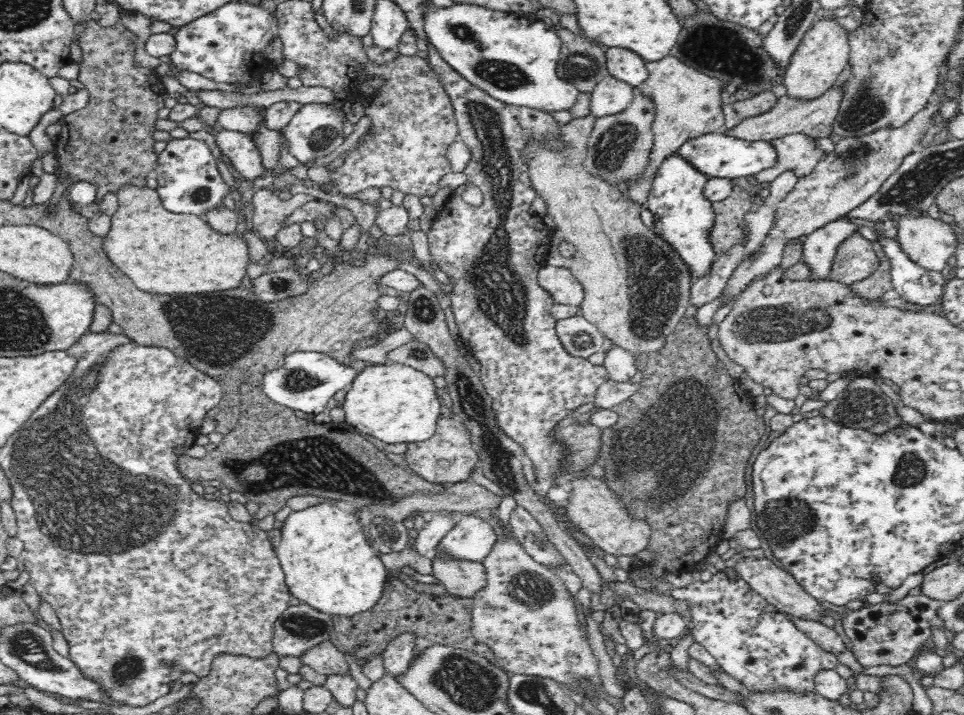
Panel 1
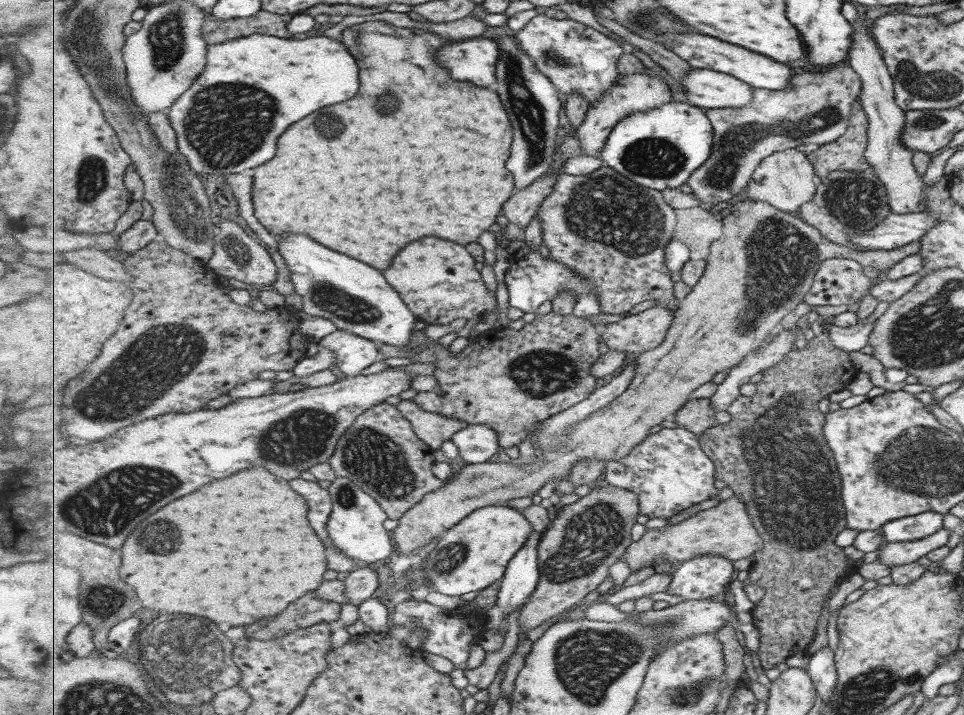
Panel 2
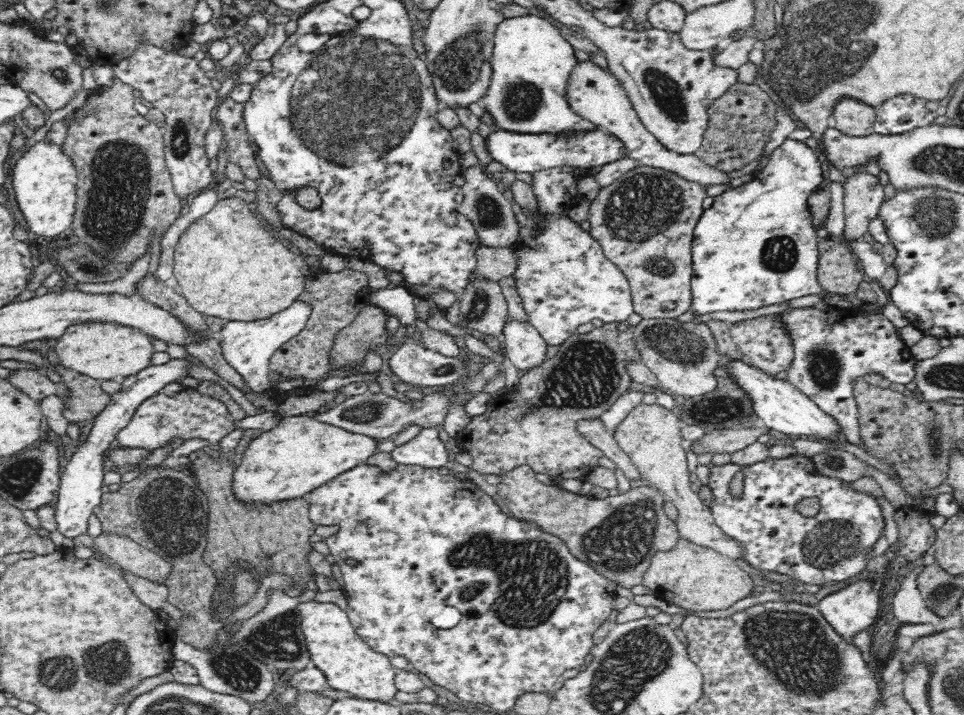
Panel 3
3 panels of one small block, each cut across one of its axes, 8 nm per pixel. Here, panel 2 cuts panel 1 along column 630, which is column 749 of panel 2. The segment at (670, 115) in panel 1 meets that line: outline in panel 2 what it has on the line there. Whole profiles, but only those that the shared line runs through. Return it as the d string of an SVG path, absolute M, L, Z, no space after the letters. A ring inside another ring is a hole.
M789 149L783 150L783 152L775 152L773 156L769 156L757 168L750 184L746 186L746 191L740 194L735 201L748 199L763 201L774 205L782 212L799 215L802 208L811 203L817 192L817 184L815 184L817 175L814 173L807 153L808 151L801 152L801 150Z

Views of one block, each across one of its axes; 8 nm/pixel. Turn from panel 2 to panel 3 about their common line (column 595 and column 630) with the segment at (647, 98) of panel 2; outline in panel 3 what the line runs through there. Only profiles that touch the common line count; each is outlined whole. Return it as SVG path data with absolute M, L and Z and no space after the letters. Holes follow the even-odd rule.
M592 60L579 61L575 71L571 74L567 96L569 96L567 101L571 104L574 112L586 120L591 120L600 129L611 132L616 139L624 144L627 157L635 159L643 166L662 168L685 180L706 187L730 184L726 173L719 172L716 168L705 164L695 154L680 155L664 148L661 142L641 123L630 99L626 96L626 91L608 68L603 69L594 64Z

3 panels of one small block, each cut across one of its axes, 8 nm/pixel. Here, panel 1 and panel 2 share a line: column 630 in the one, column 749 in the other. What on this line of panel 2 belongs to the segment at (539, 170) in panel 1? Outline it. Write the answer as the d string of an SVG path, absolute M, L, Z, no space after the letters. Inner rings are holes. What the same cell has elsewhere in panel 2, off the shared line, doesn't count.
M750 199L745 201L735 201L734 206L731 208L731 214L722 218L723 227L722 235L717 239L717 242L714 242L710 246L710 254L707 261L707 270L701 278L700 282L692 288L691 292L680 301L680 306L674 316L674 322L670 328L669 335L666 336L666 339L653 350L643 352L641 355L637 356L635 361L636 364L636 375L632 380L632 383L628 389L620 396L617 397L608 407L602 408L599 412L591 414L587 420L577 423L570 432L570 439L562 449L558 451L545 451L541 450L540 456L535 457L534 464L529 463L528 465L519 465L510 462L486 462L479 464L466 463L464 467L461 467L458 473L455 473L450 478L447 479L446 485L440 489L435 489L433 492L426 494L413 508L410 508L400 519L398 526L394 529L395 531L395 542L398 550L402 554L408 555L415 552L416 548L423 548L427 544L431 544L433 540L437 537L442 537L446 534L447 531L450 531L451 528L457 526L462 522L463 519L466 519L472 512L479 510L480 508L485 508L487 506L493 505L503 505L509 500L515 500L515 498L527 498L527 496L535 496L539 490L541 490L547 483L548 480L553 480L554 478L565 478L573 464L583 460L584 458L598 458L607 463L611 460L619 460L620 458L625 458L633 448L637 447L638 444L641 444L646 437L649 435L649 430L661 422L665 422L668 417L675 416L682 408L685 406L686 402L693 398L693 393L698 390L699 387L702 387L704 384L710 383L713 380L713 376L717 376L719 372L728 372L732 368L735 368L740 362L745 360L745 357L748 354L751 354L753 351L760 348L773 333L779 329L779 322L789 314L790 310L795 310L801 302L804 302L804 299L811 291L811 284L814 281L814 273L818 271L819 263L822 260L827 260L830 258L849 258L858 262L863 269L873 267L879 271L885 271L886 268L891 268L895 263L899 262L902 258L906 256L916 254L918 251L918 240L906 244L905 246L900 246L891 250L868 250L859 252L857 249L852 249L849 247L841 246L840 244L835 244L830 240L827 240L827 237L824 237L822 233L815 229L813 225L808 224L801 216L796 214L788 214L787 212L782 212L777 209L774 205L771 205L763 201L751 201Z

